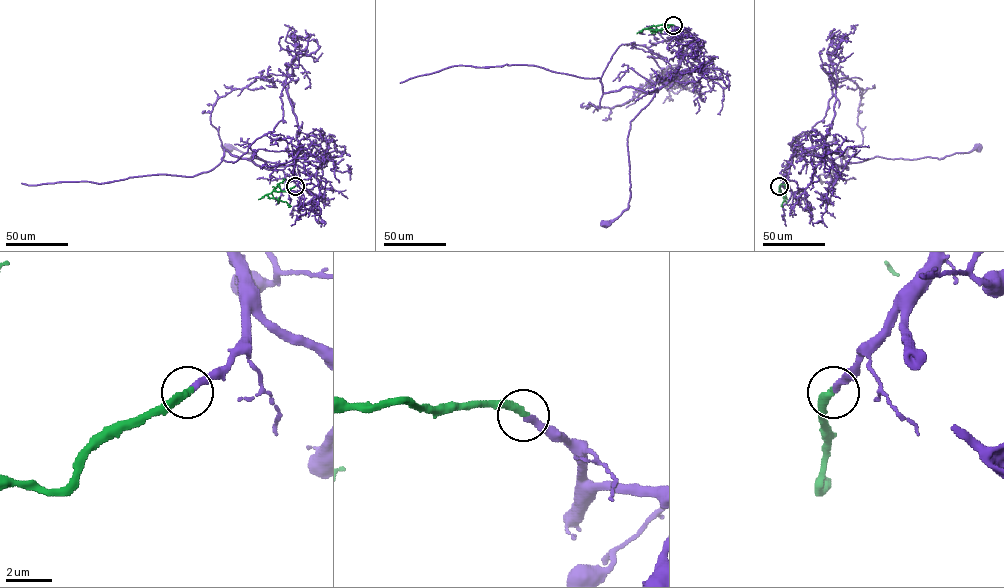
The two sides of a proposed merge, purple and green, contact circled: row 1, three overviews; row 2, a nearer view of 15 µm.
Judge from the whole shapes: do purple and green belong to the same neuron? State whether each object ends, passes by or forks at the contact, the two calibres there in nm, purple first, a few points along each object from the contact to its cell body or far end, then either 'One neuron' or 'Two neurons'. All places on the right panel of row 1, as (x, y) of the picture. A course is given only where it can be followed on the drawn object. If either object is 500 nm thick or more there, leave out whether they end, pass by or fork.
At the ring purple ends. At the ring green ends. Thickness 280 nm (purple) against 320 nm. Course of purple: (780, 186), (794, 154), (821, 144), (828, 150), (827, 157), (838, 165), (876, 156), (941, 159), (978, 147). Course of green: (780, 186), (784, 199), (783, 207). One neuron

